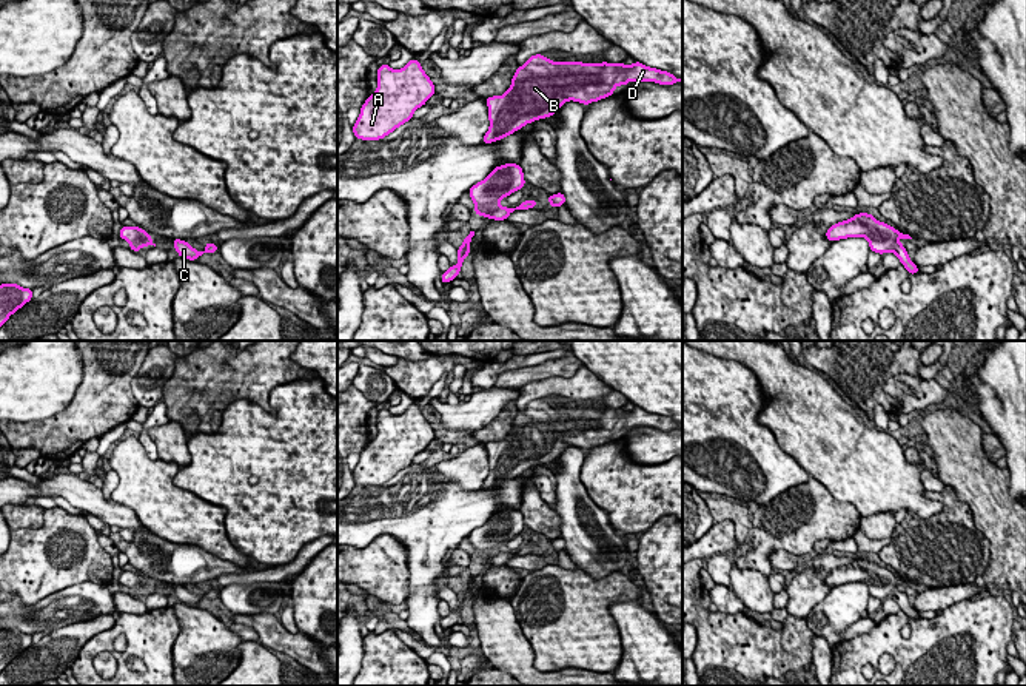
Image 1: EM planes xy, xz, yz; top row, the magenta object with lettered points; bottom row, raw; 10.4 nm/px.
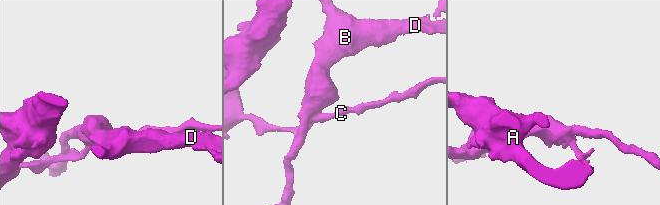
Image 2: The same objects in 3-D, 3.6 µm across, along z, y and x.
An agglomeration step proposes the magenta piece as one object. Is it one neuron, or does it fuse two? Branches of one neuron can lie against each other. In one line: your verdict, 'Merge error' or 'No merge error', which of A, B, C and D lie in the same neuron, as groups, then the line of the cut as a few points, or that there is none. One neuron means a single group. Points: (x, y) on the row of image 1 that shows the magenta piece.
Merge error. Groups: A C / B D. Split along xz (475, 205), (487, 208)

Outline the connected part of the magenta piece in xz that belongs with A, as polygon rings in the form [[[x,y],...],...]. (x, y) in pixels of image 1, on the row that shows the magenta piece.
[[[417,59],[402,69],[377,68],[377,89],[359,108],[353,134],[360,140],[381,140],[413,119],[413,113],[436,94],[434,83]]]

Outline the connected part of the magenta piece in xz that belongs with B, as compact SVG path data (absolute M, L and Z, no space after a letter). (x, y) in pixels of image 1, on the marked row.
M535 54L524 66L518 66L510 88L502 96L485 99L490 126L482 143L493 143L527 123L552 117L568 100L587 106L610 97L618 85L627 86L629 82L655 82L669 86L682 83L682 79L641 62L632 65L553 62L542 54Z

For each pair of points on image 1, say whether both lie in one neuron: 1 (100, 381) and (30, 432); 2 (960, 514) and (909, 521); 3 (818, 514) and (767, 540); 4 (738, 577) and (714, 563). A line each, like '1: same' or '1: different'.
1: same
2: same
3: same
4: different

